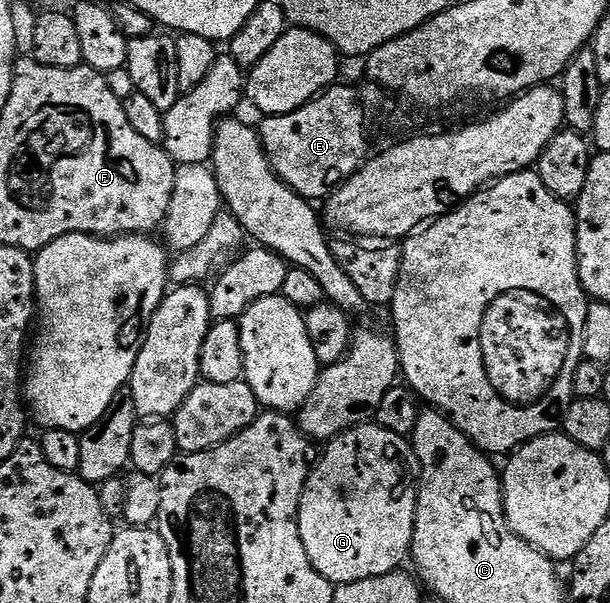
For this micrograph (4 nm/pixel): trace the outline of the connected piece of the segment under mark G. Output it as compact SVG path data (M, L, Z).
M367 424L357 426L355 430L346 430L338 438L333 439L325 447L319 462L313 463L310 475L306 477L306 487L300 500L298 509L298 527L300 528L300 540L304 540L304 552L308 552L308 560L312 560L312 568L320 572L335 587L347 586L360 580L372 580L376 576L395 573L398 566L410 557L410 545L412 544L412 532L414 531L414 521L416 520L416 504L418 503L418 480L416 473L416 459L413 445L403 435L396 432L388 432L388 428L377 424Z

